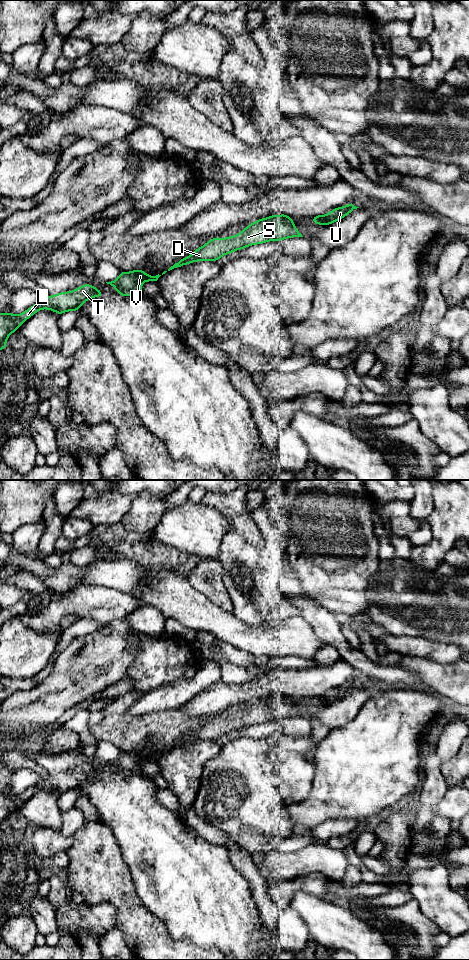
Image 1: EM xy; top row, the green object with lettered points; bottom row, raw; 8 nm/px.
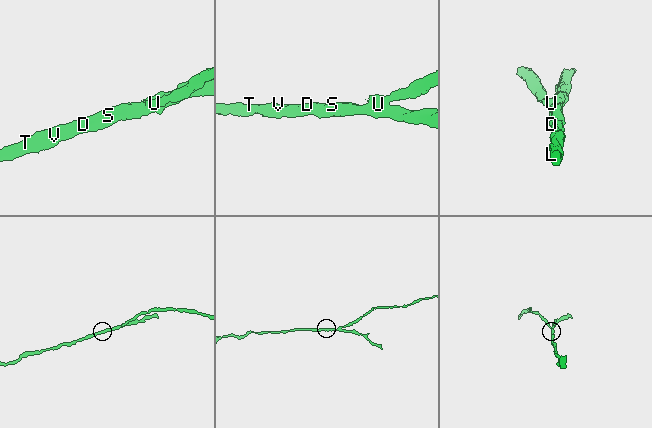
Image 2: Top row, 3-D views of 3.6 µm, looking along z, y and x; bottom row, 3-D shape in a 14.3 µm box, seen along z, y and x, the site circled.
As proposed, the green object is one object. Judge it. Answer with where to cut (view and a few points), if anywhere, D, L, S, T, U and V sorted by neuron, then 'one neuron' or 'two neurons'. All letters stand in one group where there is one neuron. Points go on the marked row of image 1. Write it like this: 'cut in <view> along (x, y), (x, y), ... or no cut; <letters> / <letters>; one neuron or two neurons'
cut in xy along (330, 215), (331, 219), (325, 224); D L S T V / U; two neurons

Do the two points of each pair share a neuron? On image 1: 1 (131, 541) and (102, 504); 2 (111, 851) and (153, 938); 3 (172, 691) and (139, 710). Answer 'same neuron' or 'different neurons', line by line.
1: different neurons
2: same neuron
3: same neuron

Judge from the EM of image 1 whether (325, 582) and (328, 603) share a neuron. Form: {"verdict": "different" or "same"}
{"verdict": "different"}

